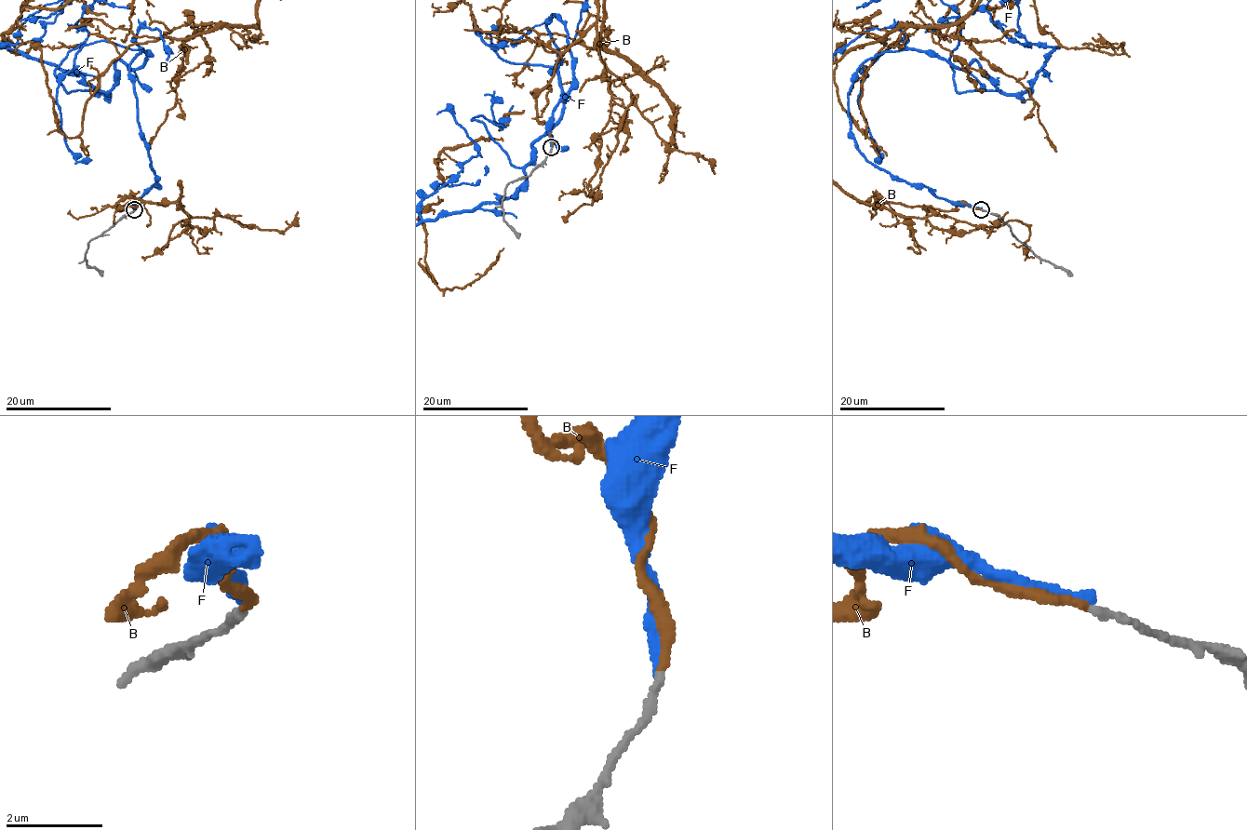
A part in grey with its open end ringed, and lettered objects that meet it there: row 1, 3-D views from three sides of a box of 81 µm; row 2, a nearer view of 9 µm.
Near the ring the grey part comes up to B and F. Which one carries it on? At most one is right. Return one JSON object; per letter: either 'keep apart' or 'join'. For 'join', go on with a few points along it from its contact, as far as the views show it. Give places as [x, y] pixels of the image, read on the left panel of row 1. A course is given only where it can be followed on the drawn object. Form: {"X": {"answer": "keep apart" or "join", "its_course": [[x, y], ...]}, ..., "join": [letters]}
{"B": {"answer": "join"}, "F": {"answer": "keep apart"}, "join": ["B"]}

